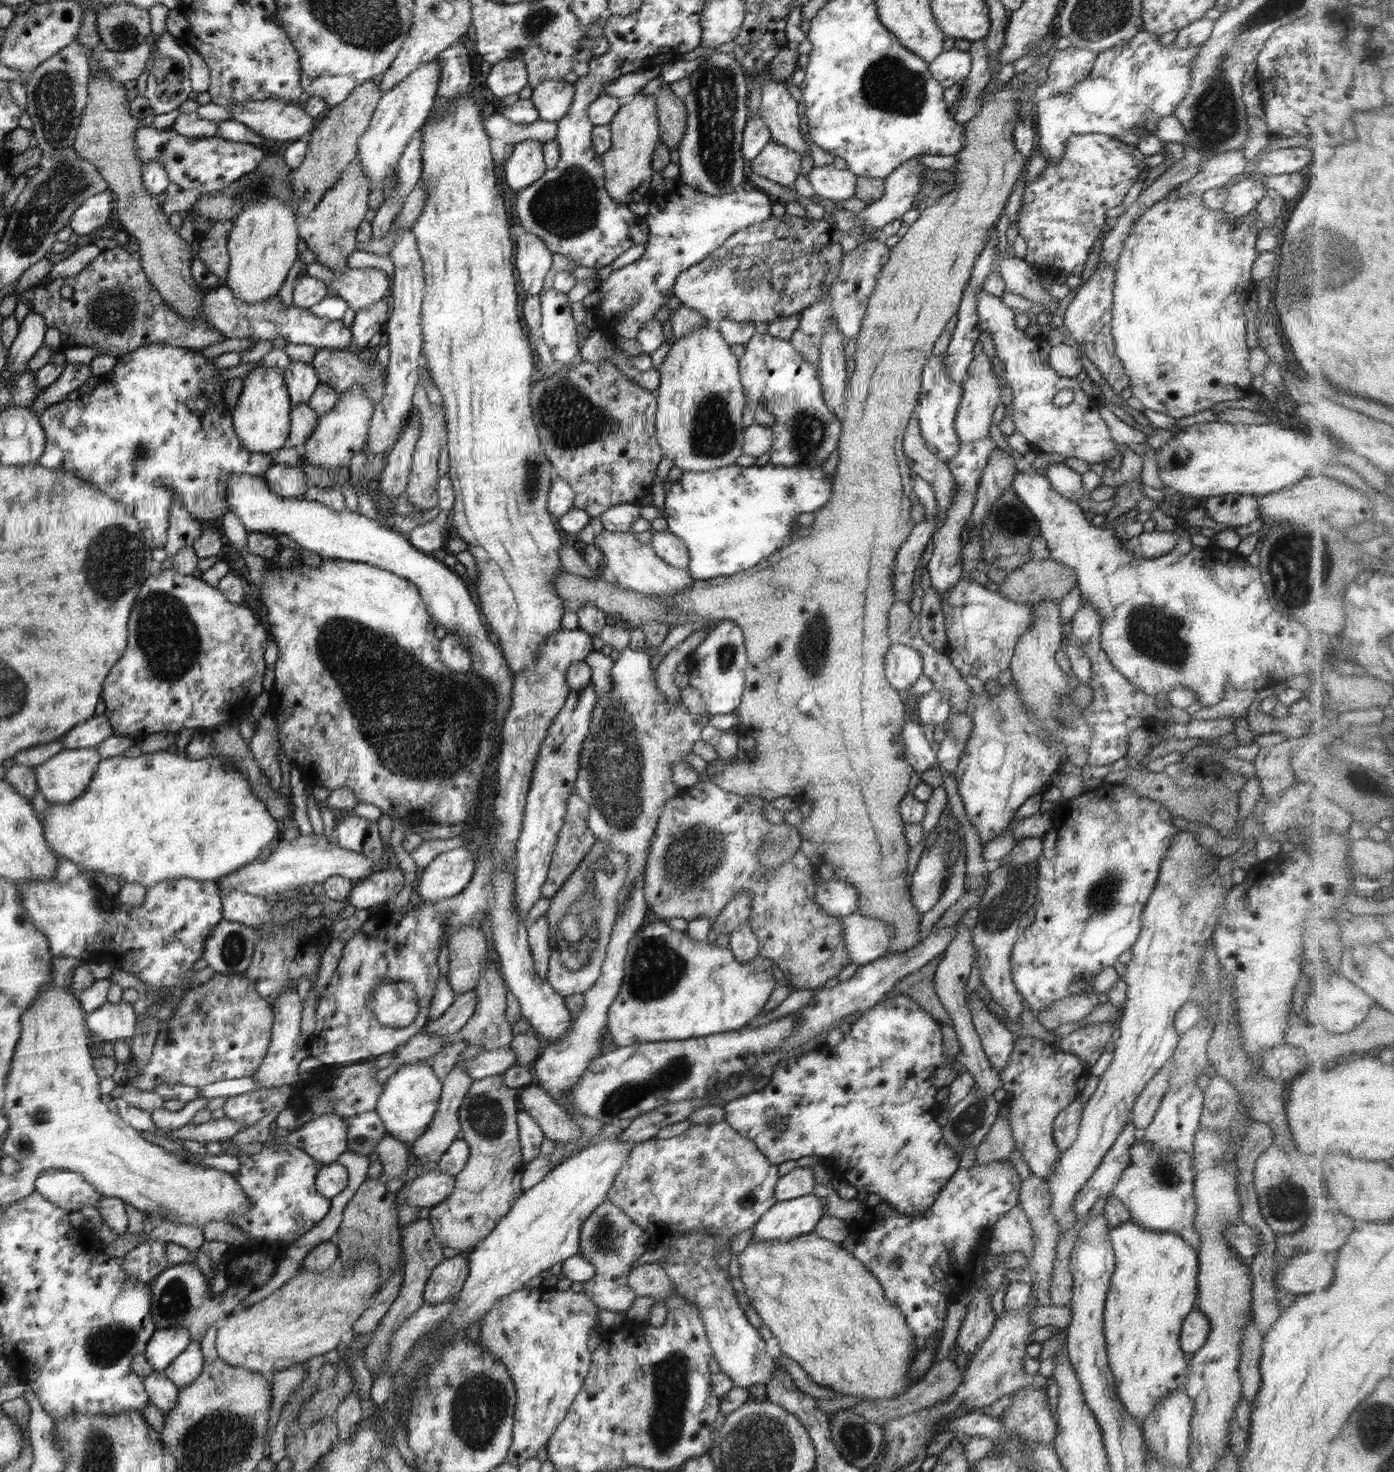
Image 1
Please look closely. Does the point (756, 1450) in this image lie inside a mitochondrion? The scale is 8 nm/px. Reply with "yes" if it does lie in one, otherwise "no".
yes

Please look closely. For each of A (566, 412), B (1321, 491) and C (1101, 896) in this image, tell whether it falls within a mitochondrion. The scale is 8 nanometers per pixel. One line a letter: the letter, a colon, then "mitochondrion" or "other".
A: mitochondrion
B: other
C: mitochondrion

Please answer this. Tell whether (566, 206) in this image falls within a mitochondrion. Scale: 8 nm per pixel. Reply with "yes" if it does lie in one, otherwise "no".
yes

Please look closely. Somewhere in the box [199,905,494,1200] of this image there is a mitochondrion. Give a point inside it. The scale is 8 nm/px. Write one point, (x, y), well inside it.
(234, 948)

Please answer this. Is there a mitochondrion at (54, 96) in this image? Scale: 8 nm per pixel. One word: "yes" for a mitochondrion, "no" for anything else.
yes

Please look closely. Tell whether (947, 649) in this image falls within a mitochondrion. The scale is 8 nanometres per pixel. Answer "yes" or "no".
no

